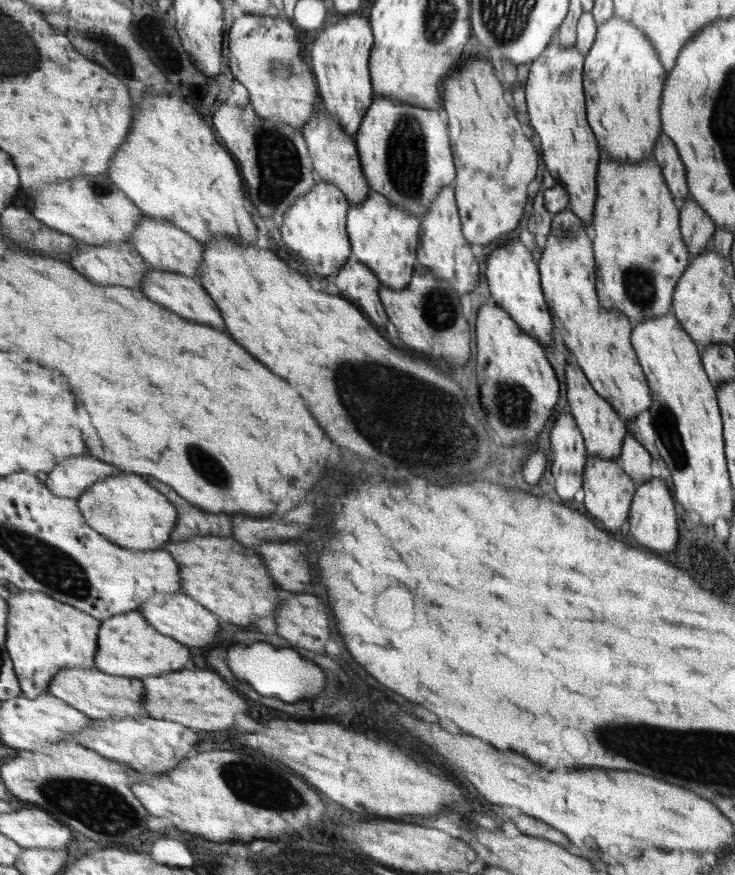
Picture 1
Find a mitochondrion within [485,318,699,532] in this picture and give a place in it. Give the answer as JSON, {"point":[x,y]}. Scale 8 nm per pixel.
{"point":[669,432]}

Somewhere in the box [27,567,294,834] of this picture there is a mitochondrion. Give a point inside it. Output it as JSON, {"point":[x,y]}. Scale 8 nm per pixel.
{"point":[99,804]}

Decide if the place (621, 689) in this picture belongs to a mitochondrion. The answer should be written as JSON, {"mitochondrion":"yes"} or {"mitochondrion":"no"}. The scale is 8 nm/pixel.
{"mitochondrion":"no"}

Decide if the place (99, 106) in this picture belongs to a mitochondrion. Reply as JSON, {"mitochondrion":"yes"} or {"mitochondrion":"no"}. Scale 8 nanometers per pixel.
{"mitochondrion":"no"}

